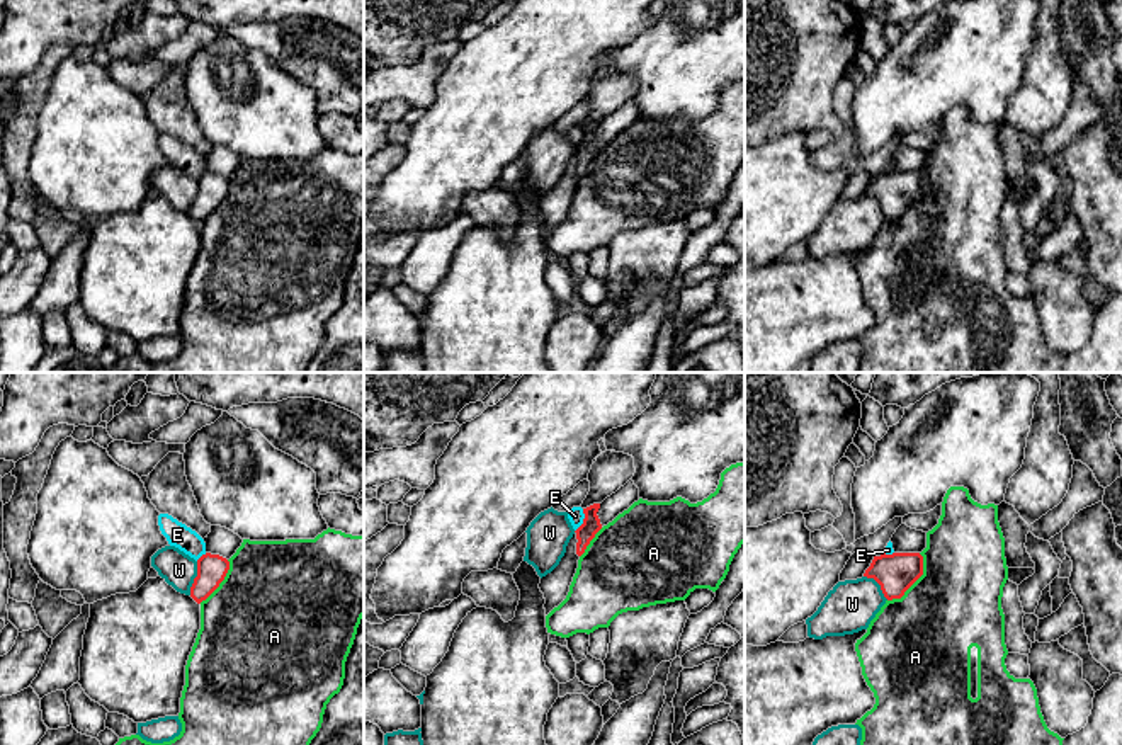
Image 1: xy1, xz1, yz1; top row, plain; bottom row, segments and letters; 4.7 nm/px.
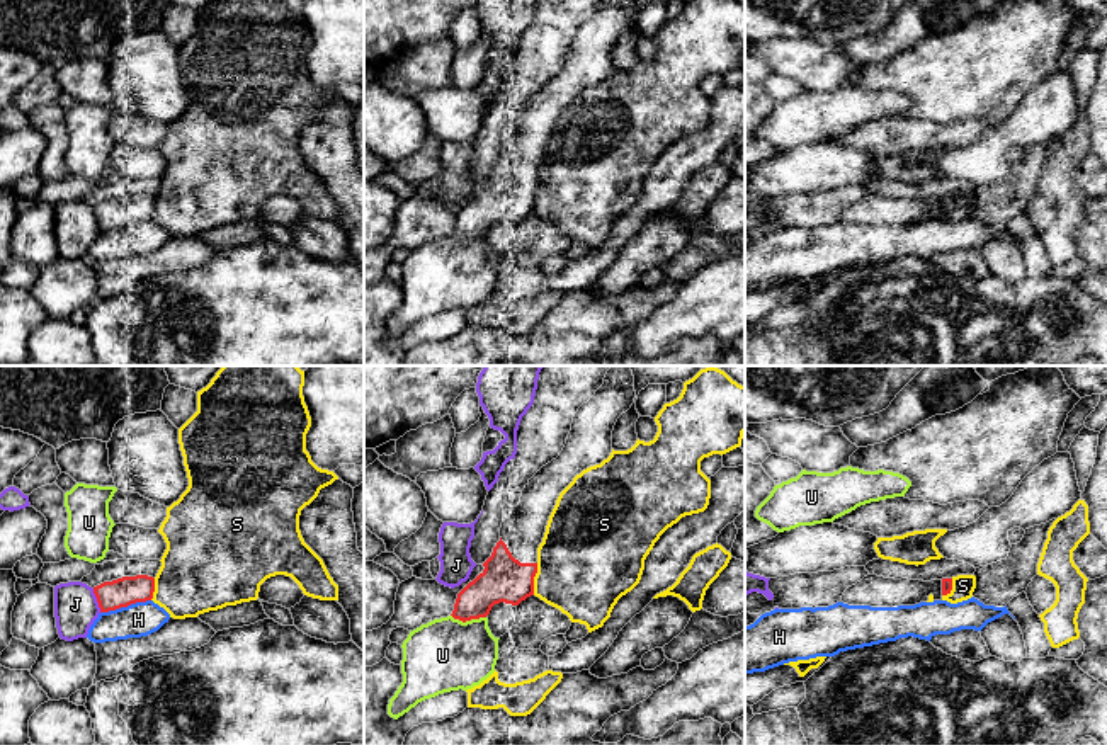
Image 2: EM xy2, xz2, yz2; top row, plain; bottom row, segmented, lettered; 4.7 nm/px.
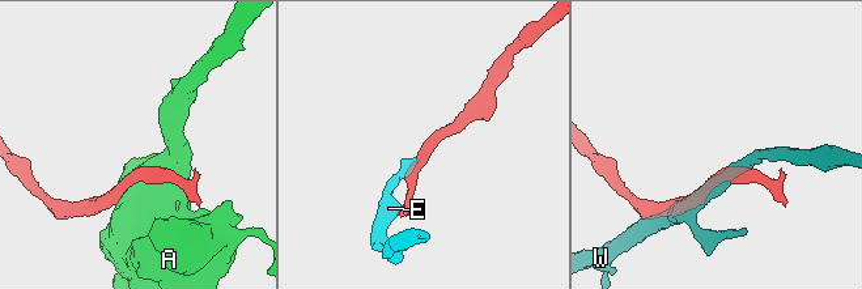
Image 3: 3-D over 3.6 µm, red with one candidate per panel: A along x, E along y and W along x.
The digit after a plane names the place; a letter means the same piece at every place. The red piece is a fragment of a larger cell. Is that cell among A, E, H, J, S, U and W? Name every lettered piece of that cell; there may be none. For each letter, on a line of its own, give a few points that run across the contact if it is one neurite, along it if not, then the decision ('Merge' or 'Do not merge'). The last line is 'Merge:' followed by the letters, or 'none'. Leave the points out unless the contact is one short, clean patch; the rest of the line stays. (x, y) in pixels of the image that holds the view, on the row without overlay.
A: Do not merge
E: Line: xz1 (583, 128), (583, 142), (575, 150). Do not merge
H: Do not merge
J: Do not merge
S: Do not merge
U: Do not merge
W: Do not merge
Merge: none

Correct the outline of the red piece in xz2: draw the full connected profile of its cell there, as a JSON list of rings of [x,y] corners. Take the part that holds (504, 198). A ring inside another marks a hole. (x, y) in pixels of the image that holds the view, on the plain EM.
[[[604,0],[578,27],[559,75],[529,99],[517,126],[503,124],[500,160],[485,189],[457,213],[454,238],[486,236],[495,223],[519,225],[534,214],[537,167],[559,112],[583,88],[610,75],[614,44],[634,17],[634,0]]]

